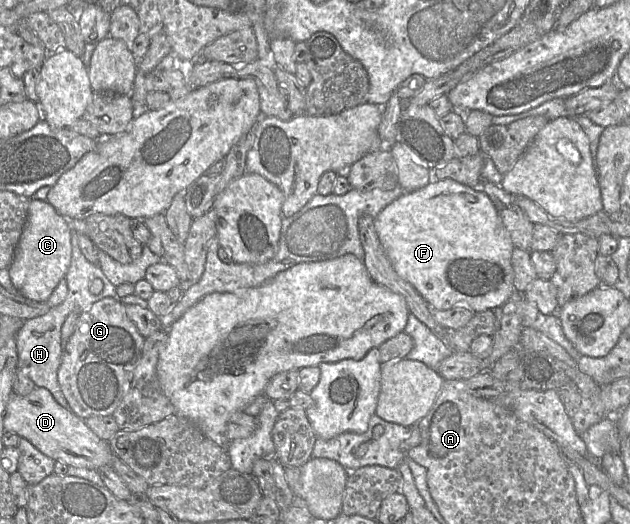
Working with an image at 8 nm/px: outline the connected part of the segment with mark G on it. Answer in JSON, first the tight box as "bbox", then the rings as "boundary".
{"bbox":[57,297,145,420],"boundary":[[[117,297],[103,298],[79,315],[74,332],[63,345],[57,373],[60,389],[76,416],[83,420],[92,416],[112,416],[132,380],[133,372],[142,355],[144,341],[145,337],[128,318],[125,305]]]}

